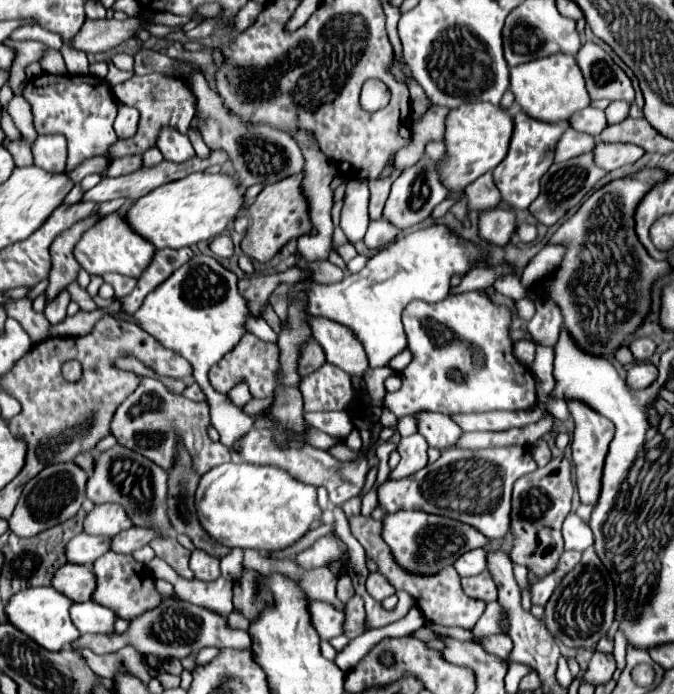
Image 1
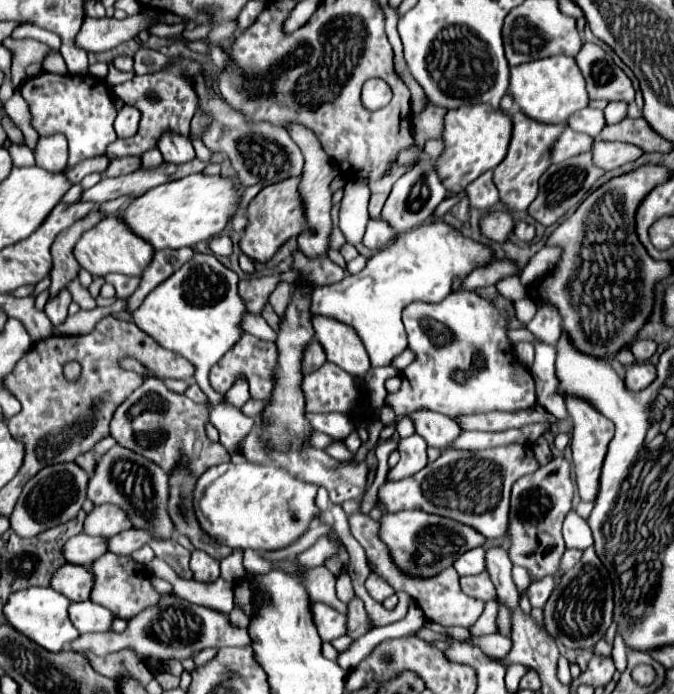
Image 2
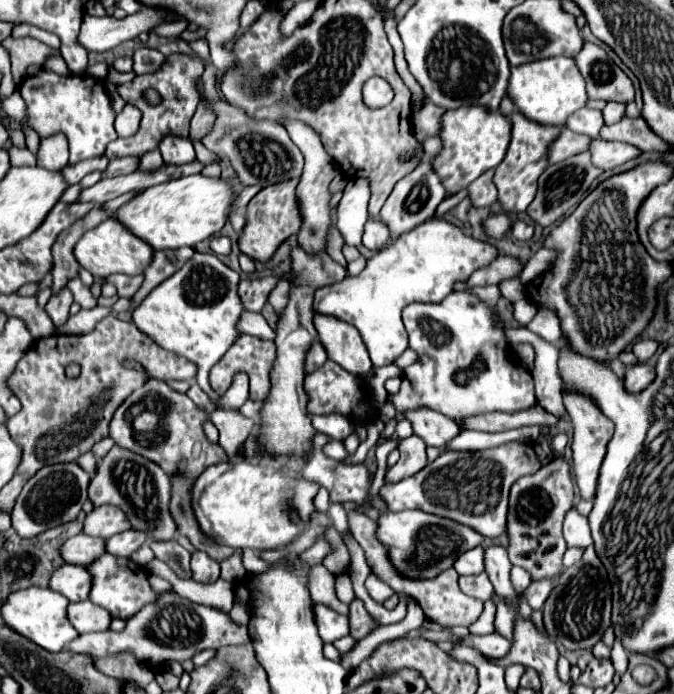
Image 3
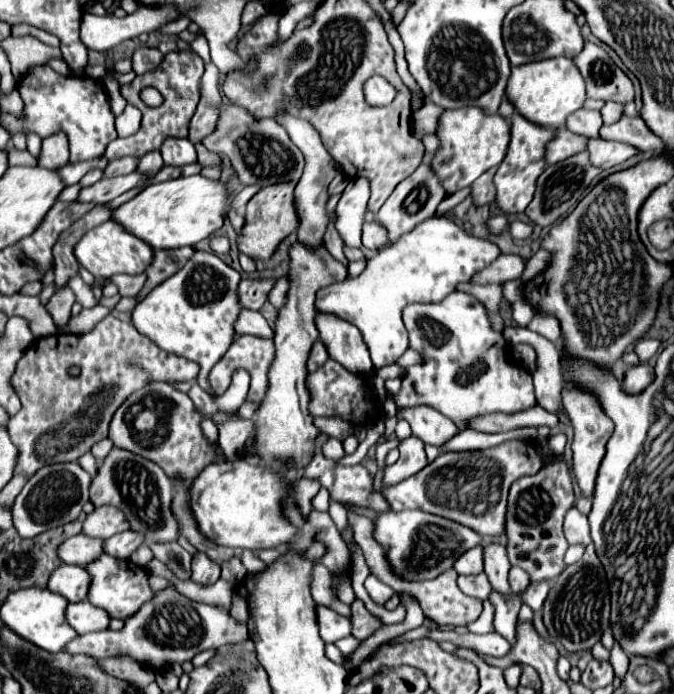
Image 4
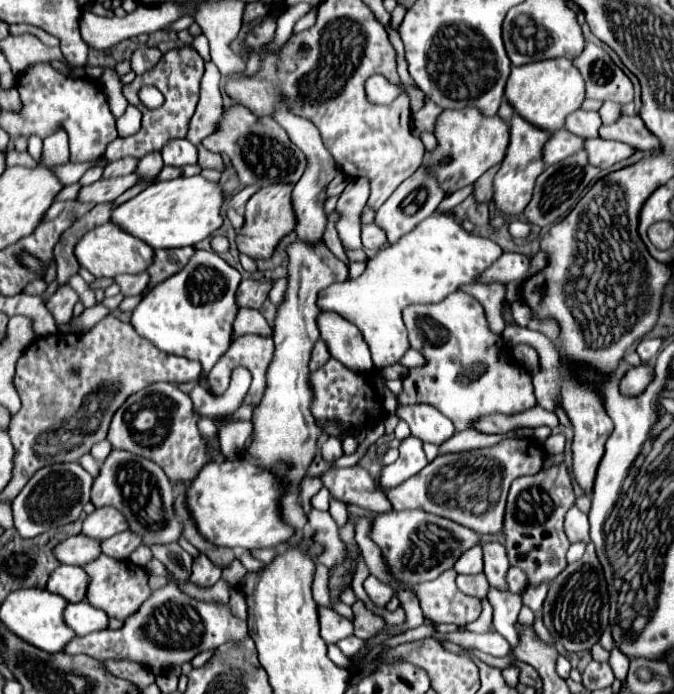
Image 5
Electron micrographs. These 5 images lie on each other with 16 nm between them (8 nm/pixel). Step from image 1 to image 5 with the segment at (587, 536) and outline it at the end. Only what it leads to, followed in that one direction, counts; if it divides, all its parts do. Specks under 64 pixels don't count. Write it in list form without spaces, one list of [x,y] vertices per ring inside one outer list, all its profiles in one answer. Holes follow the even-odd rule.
[[[572,506],[564,520],[564,532],[566,532],[566,538],[570,540],[570,544],[576,544],[576,542],[588,544],[590,542],[588,516],[584,512],[580,512],[576,506]]]

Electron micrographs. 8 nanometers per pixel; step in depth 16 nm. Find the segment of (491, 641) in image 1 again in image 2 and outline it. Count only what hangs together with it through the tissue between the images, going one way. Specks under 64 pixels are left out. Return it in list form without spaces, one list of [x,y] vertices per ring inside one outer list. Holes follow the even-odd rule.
[[[490,634],[490,636],[482,636],[482,638],[470,638],[472,644],[484,648],[488,654],[498,656],[498,658],[506,658],[510,648],[512,648],[512,640],[508,636],[502,634]]]

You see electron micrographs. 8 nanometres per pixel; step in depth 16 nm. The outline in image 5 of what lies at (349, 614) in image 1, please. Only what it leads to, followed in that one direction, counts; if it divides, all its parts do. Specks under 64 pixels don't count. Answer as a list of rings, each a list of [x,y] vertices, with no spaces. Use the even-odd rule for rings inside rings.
[[[356,600],[356,602],[352,604],[352,612],[354,612],[352,624],[354,624],[354,636],[356,636],[356,638],[366,640],[366,638],[374,636],[378,630],[382,630],[382,628],[386,626],[384,620],[382,620],[380,616],[372,614],[372,612],[364,606],[362,600]]]

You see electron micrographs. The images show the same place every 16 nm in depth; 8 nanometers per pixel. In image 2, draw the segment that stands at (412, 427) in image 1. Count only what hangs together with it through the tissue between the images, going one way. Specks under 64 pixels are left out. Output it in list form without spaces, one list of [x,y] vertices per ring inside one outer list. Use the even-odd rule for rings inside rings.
[[[408,416],[400,418],[400,420],[398,420],[398,424],[396,424],[396,432],[400,434],[400,438],[412,436],[412,434],[416,432],[416,430],[414,430],[414,424],[412,424],[412,418],[408,418]]]

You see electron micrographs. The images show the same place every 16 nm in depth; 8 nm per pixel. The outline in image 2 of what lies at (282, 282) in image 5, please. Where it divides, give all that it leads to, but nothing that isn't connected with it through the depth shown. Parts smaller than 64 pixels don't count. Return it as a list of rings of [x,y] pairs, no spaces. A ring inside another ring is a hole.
[[[280,282],[272,294],[269,296],[268,302],[274,307],[276,314],[282,319],[290,300],[291,286],[286,282]]]

